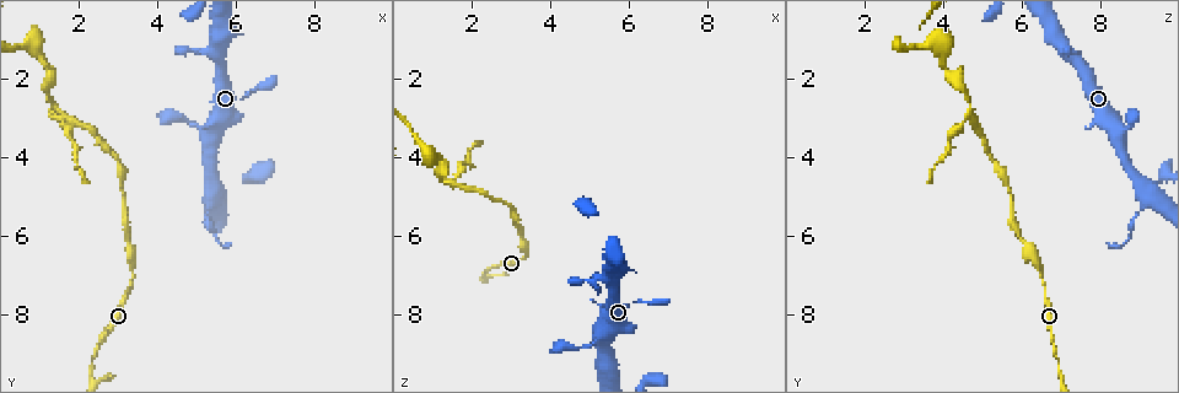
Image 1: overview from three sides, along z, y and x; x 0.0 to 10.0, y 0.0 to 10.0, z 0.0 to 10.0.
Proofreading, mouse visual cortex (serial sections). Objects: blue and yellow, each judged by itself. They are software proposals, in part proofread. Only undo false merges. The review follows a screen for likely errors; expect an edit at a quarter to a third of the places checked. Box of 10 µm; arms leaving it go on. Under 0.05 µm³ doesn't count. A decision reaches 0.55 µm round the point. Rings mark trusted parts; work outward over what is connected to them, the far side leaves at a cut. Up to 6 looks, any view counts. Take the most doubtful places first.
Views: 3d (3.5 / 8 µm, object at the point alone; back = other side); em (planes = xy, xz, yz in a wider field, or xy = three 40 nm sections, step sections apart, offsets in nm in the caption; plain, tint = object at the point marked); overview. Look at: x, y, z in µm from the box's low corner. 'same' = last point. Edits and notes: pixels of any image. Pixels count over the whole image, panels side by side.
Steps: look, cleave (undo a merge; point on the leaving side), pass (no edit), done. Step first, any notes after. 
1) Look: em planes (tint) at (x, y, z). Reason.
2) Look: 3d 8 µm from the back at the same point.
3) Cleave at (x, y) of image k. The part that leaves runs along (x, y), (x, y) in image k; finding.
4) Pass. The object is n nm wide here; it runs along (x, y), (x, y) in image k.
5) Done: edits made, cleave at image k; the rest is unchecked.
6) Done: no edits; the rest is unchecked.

Look: 3d 8 µm at (1.60, 2.95, 4.75). Arms part here.

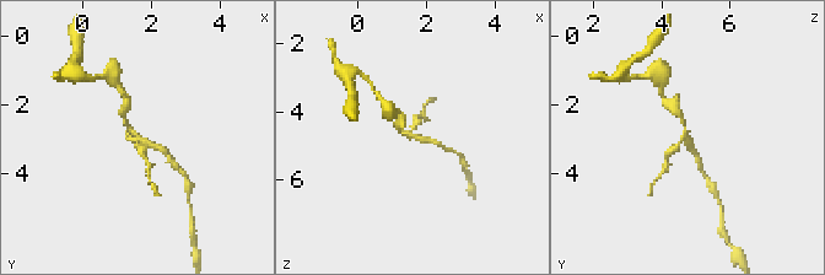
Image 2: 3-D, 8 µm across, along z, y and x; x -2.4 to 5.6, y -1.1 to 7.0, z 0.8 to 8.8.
Look: 3d 3.5 µm from the back at the same point. Zoom in.

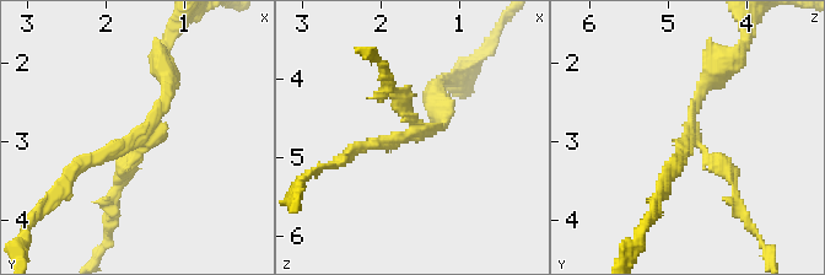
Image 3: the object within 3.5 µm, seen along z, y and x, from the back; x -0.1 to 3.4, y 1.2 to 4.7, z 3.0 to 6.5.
Look: em xy step 3 (tint) at (1.65, 2.95, 4.75).

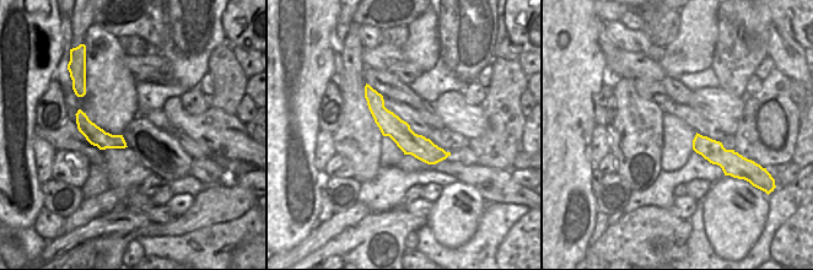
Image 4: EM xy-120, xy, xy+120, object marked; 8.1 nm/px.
Cleave at (722, 162) of image 3. The part that leaves runs along (697, 141), (732, 182), (756, 236) in image 3; a second cell is stuck on.

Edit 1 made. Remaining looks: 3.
Look: 3d 3.5 µm at (4.75, 3.15, 8.85). Thin neck.

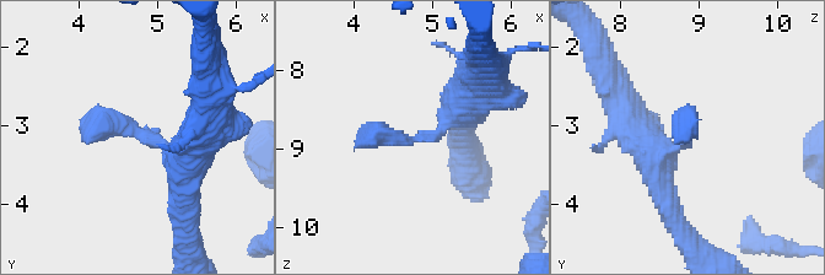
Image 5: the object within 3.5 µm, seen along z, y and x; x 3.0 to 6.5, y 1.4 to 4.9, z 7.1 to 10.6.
Look: em planes (tint) at (4.70, 3.10, 8.85).

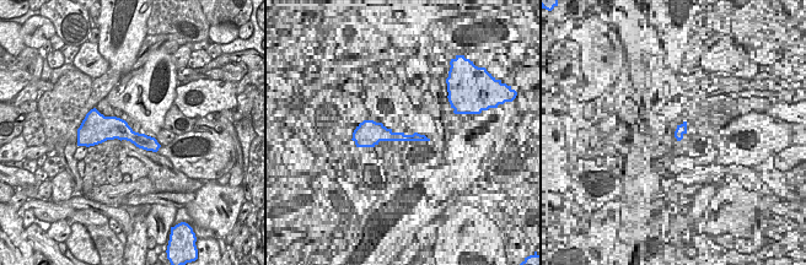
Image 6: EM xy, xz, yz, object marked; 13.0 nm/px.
Pass. It runs along (470, 97), (429, 138), (354, 147) in image 5; all the same cell.

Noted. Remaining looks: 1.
Done: edits made, cleave at image 3; the rest is unchecked.

